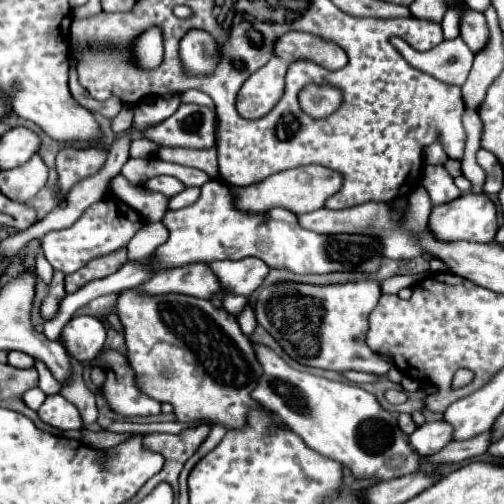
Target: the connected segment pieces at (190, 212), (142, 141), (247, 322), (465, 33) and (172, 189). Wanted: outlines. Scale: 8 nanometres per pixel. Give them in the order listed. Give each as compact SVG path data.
M209 181L201 187L197 203L179 211L169 209L161 223L169 231L169 239L159 245L151 259L151 271L175 269L189 263L211 263L219 259L259 257L271 269L287 269L295 275L325 275L335 271L377 273L383 259L379 237L369 235L319 235L297 225L297 217L285 209L273 209L269 215L245 213L233 207L233 195L223 181Z
M139 137L135 141L131 141L131 157L153 157L157 153L157 145L153 145L153 141L147 141L145 137Z
M247 305L245 313L241 313L241 317L237 317L237 321L239 321L239 325L241 325L241 329L243 329L245 335L251 335L255 331L257 321L255 321L255 313L253 313L251 305Z
M465 9L459 35L473 53L479 53L479 49L485 49L485 45L489 43L489 29L483 13Z
M171 175L153 177L143 187L147 187L147 191L157 191L157 193L163 193L167 197L173 197L173 195L181 193L181 189L185 189L185 185L177 177L171 177Z

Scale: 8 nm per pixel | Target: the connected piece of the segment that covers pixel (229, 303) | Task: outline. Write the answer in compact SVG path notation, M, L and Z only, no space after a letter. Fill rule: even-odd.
M227 295L227 297L223 299L223 307L225 307L225 311L229 311L229 313L235 315L235 317L245 309L245 305L247 305L247 299L241 297L241 295L235 295L235 297Z

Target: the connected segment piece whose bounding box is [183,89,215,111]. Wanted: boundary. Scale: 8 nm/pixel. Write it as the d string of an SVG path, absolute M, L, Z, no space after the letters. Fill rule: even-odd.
M189 89L183 93L183 103L197 103L197 105L205 105L209 109L215 111L215 105L213 105L213 99L209 95L205 95L203 91L199 89Z

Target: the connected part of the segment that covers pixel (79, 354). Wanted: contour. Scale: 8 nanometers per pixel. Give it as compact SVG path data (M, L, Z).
M73 317L61 331L61 341L79 363L93 361L105 345L105 325L97 317Z

